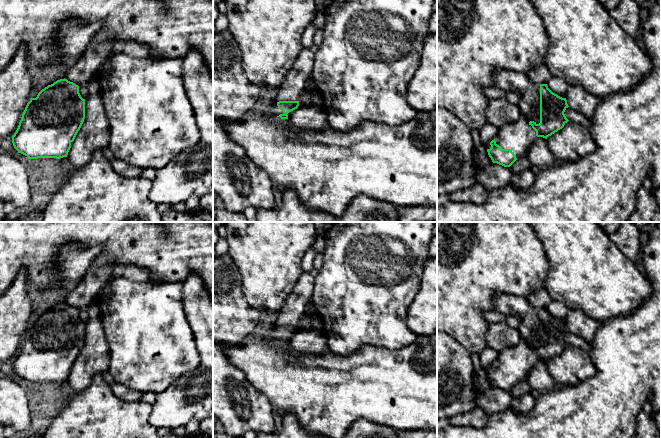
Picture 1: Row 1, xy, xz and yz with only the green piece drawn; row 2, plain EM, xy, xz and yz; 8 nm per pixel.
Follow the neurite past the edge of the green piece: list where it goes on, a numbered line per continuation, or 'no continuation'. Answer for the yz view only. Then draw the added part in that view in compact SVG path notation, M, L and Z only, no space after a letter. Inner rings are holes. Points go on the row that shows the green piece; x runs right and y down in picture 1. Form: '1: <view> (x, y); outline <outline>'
1: yz (519, 136); outline M498 69L494 72L493 86L521 93L520 118L498 129L494 139L501 149L511 149L517 159L526 156L538 138L529 122L540 123L540 84L534 83L527 74Z

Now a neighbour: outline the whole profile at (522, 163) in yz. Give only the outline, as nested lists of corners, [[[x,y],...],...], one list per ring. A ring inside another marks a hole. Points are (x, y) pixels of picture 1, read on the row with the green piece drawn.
[[[522,156],[518,158],[509,168],[512,170],[513,174],[519,174],[530,168],[530,165],[528,157]]]

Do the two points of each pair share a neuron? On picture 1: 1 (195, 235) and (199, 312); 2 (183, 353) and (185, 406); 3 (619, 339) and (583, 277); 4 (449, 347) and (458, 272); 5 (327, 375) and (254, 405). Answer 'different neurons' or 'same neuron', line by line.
1: different neurons
2: different neurons
3: different neurons
4: different neurons
5: different neurons

